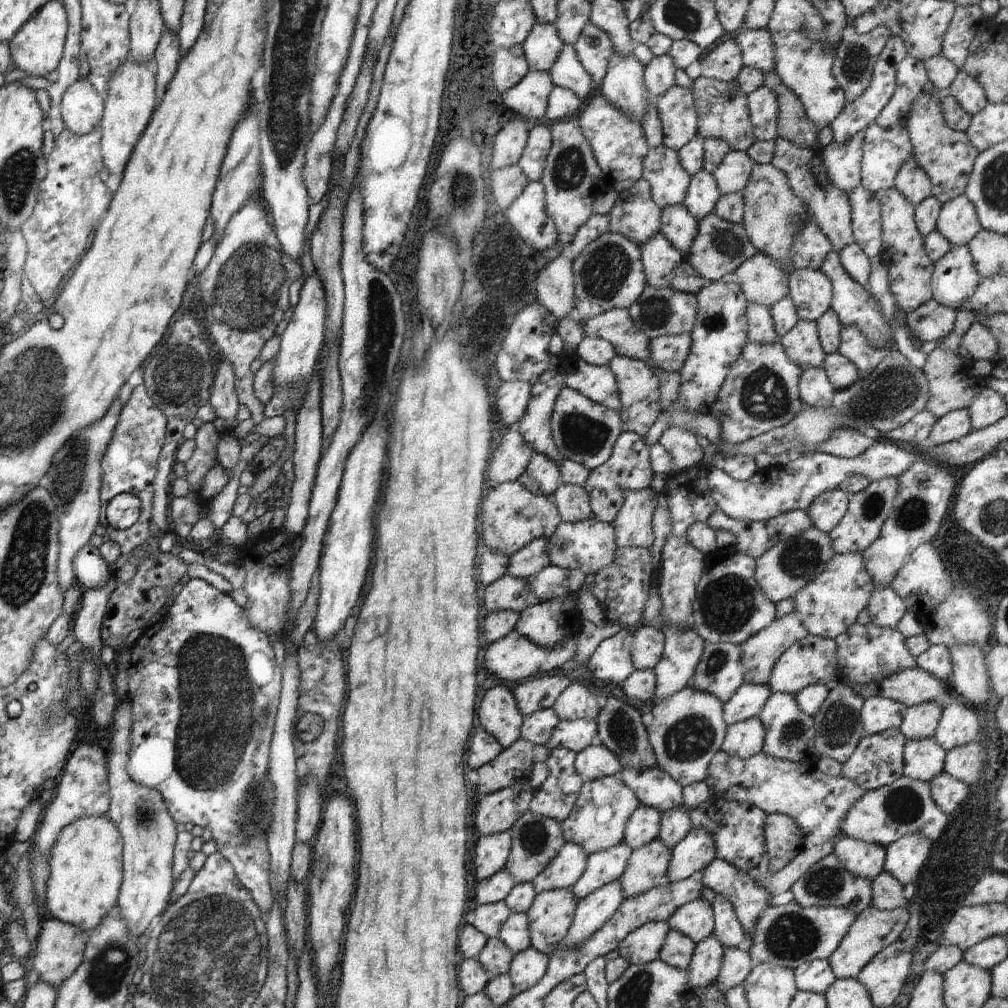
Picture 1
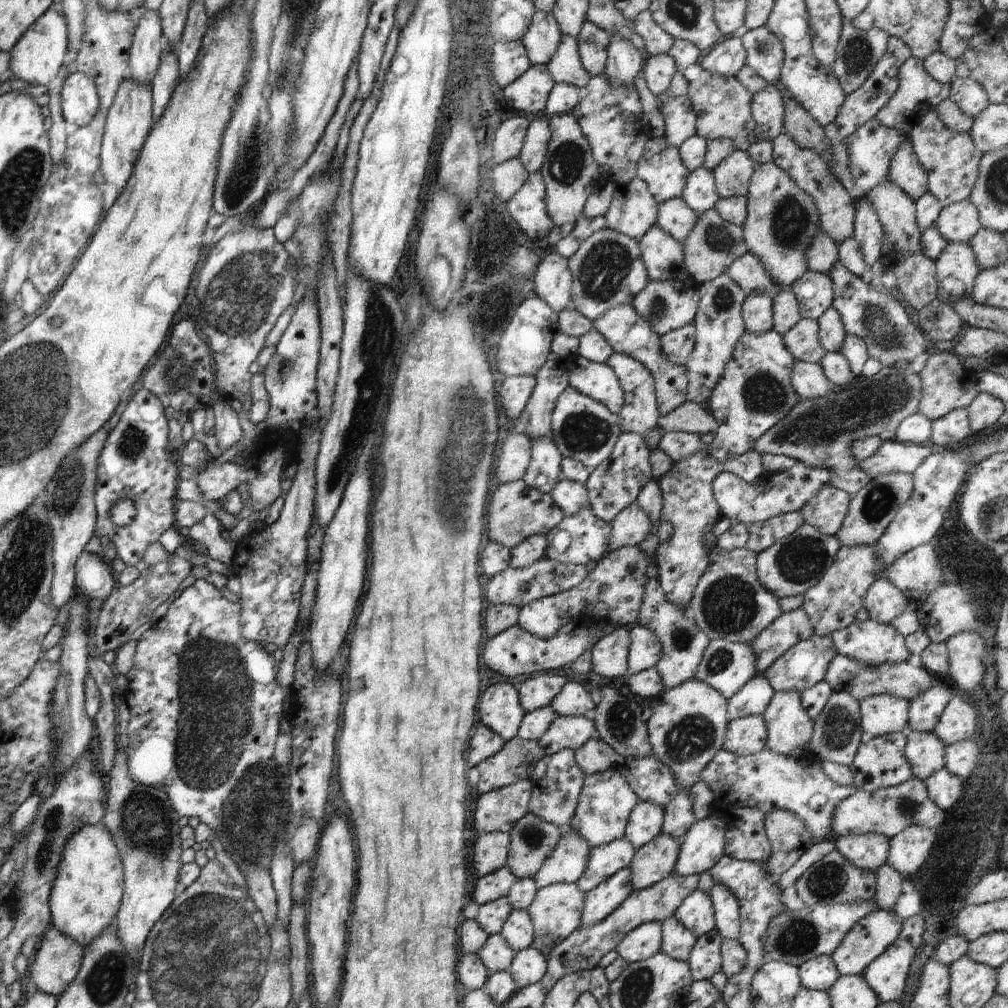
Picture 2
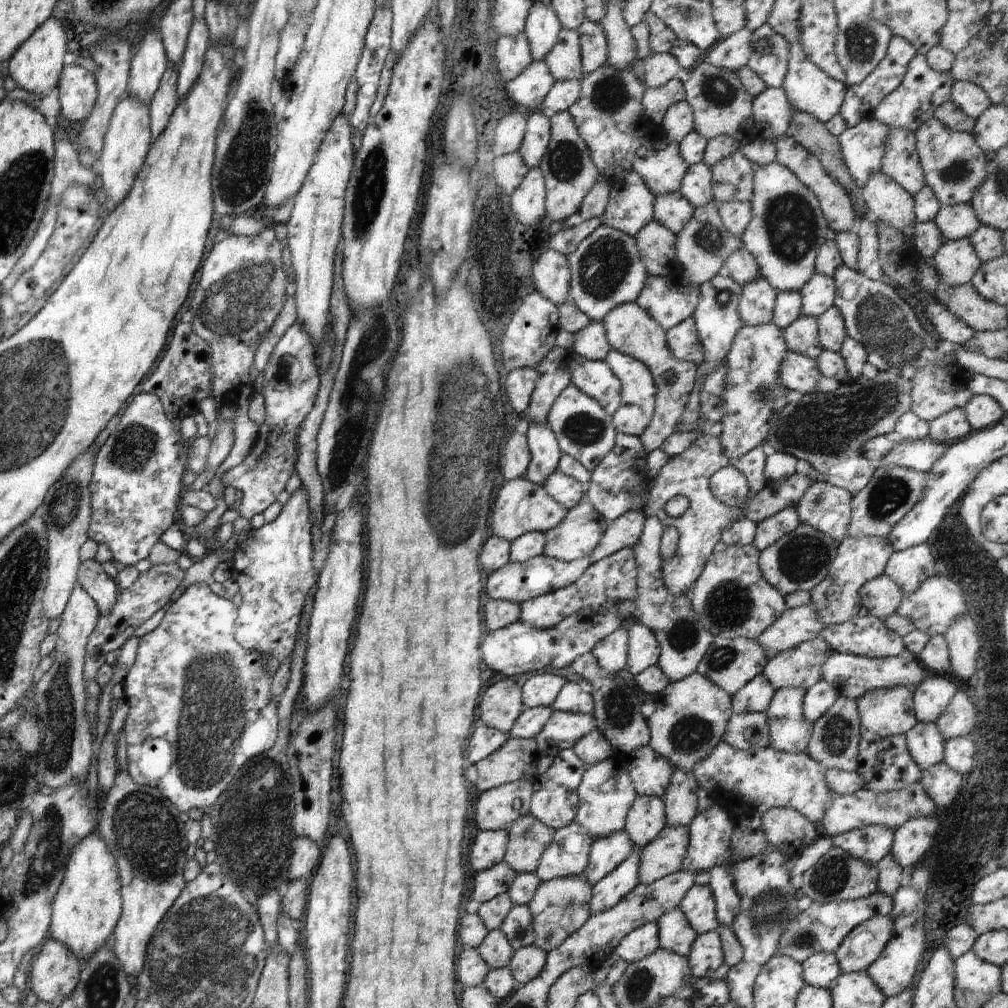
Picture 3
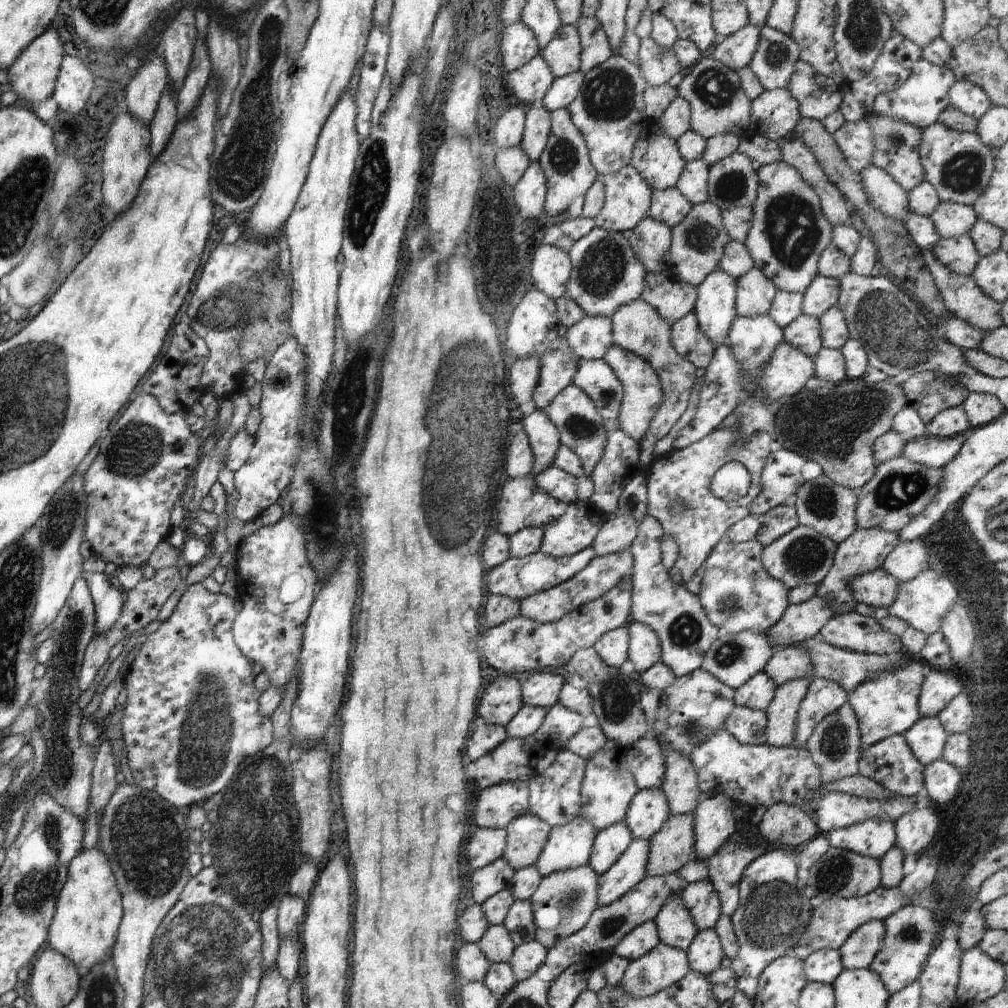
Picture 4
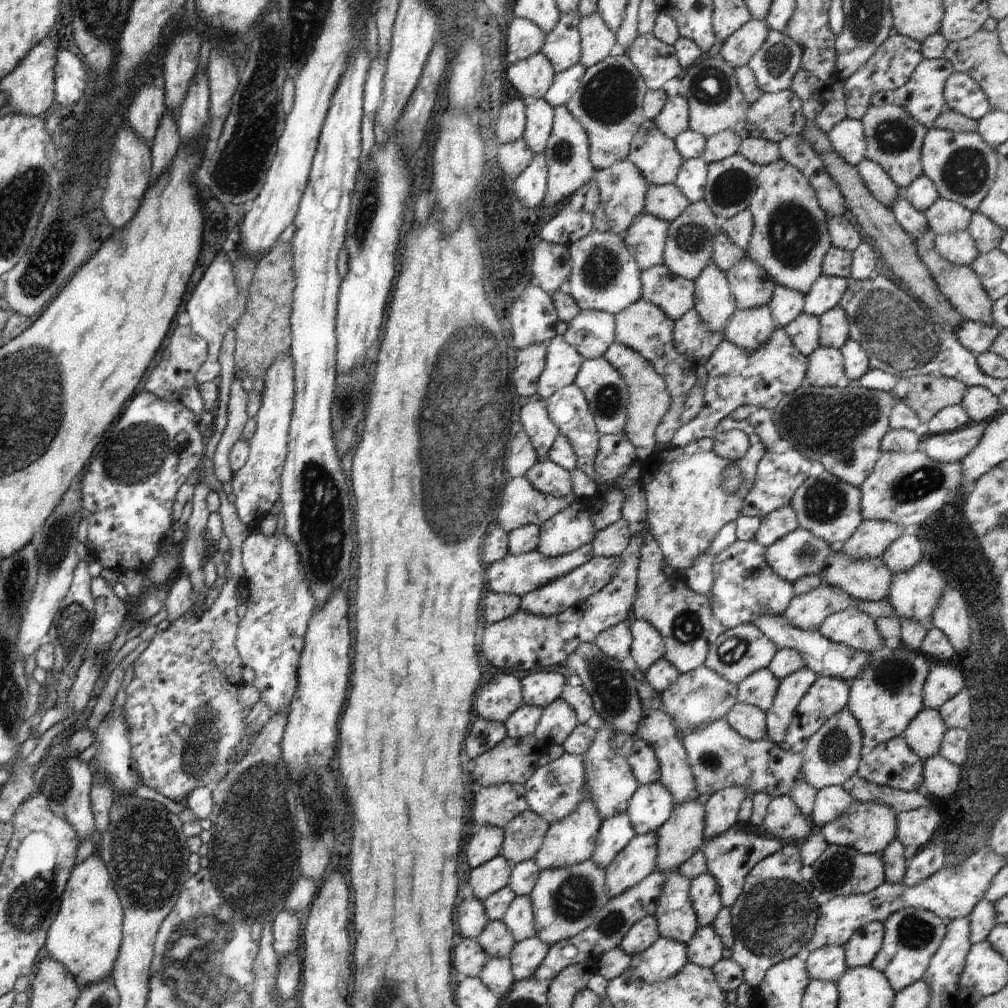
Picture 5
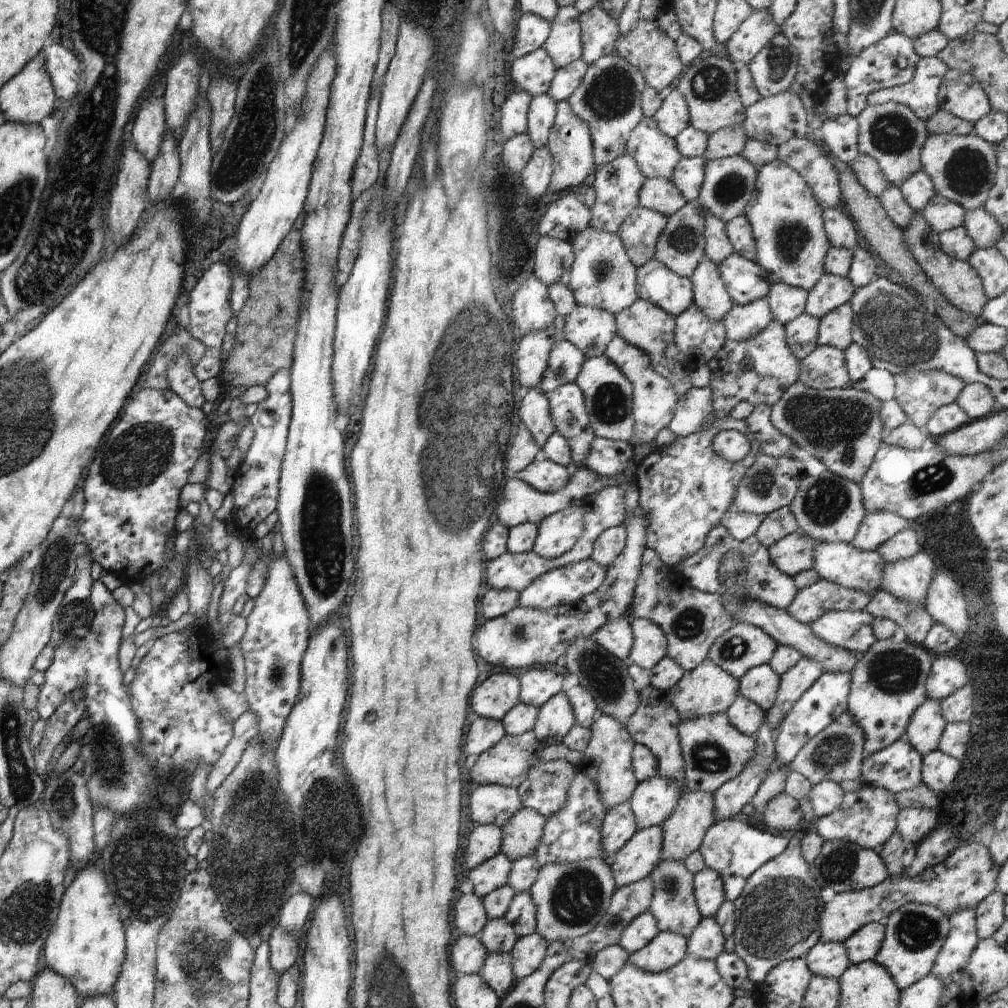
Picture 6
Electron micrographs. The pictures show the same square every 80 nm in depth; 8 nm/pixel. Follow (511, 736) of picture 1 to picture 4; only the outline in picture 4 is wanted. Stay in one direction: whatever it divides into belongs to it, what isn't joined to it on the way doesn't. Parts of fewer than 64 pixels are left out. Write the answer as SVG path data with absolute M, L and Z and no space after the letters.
M502 674L482 692L478 714L491 725L505 727L524 705L520 683Z

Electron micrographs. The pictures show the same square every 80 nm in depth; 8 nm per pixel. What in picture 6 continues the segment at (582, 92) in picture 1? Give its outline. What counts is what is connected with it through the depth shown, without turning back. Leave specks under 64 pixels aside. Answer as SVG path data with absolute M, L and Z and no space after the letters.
M575 6L562 7L551 20L549 37L541 48L550 55L556 70L582 56L580 15Z

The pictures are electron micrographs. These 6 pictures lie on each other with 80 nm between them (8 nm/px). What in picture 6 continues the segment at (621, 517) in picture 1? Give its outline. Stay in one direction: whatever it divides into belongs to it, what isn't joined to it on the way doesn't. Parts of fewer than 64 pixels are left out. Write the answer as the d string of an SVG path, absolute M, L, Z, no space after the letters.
M618 525L607 528L596 538L590 558L608 568L614 562L614 559L624 550L626 541L627 532L624 526Z

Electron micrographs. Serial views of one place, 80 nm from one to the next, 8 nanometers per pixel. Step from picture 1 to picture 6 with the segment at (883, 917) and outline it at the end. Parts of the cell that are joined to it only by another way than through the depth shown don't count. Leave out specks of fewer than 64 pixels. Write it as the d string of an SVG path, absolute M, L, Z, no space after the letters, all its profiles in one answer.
M870 923L859 928L848 940L843 942L851 964L874 961L884 937L885 925L883 923Z

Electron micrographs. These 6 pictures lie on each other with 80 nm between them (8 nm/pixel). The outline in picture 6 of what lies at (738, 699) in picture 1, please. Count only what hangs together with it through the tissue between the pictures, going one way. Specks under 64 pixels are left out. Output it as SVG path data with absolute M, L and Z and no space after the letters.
M769 664L751 668L739 678L739 694L755 702L764 712L774 706L781 676Z

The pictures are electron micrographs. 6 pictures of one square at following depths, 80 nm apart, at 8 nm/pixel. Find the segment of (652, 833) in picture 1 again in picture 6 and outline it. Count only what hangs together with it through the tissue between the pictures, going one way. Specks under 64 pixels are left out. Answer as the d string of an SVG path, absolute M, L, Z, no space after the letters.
M659 774L638 783L629 801L637 828L661 825L671 815L681 794L673 780Z

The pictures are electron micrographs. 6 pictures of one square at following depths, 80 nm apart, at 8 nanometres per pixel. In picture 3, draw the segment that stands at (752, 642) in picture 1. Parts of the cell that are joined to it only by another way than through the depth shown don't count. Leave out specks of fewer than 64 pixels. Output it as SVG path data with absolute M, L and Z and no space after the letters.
M808 602L805 606L787 608L757 640L770 659L780 652L816 639L824 628L818 620L818 612L814 612L814 604Z

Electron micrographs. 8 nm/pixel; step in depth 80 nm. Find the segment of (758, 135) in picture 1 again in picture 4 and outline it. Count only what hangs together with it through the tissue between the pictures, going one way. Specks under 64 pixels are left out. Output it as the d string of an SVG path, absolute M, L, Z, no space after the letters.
M786 88L765 90L758 98L751 101L751 122L755 124L756 134L771 141L778 142L783 136L792 133L800 117L798 101Z

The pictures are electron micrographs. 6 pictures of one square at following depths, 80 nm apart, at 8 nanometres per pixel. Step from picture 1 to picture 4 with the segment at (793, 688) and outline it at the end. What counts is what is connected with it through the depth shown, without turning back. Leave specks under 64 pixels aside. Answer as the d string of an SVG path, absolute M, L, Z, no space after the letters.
M782 646L776 649L763 670L777 687L796 679L813 679L814 667L804 647Z

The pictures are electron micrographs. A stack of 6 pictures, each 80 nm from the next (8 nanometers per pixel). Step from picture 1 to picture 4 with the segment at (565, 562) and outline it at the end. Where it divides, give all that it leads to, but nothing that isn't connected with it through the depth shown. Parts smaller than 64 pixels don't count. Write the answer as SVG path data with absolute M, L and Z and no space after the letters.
M578 499L567 505L561 517L543 527L541 551L554 558L571 557L592 547L603 525L601 516L590 502Z

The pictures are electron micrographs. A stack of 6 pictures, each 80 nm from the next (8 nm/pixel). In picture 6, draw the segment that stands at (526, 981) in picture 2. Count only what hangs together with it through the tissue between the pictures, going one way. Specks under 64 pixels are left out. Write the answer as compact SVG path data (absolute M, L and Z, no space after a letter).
M534 932L520 937L509 955L513 960L513 974L515 980L532 974L546 956L549 942Z

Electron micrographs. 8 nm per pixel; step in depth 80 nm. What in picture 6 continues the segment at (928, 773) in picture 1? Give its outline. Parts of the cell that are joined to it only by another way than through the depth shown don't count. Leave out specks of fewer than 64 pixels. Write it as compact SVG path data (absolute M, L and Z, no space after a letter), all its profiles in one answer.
M927 698L911 716L904 738L924 756L939 750L939 740L946 725L940 701Z

